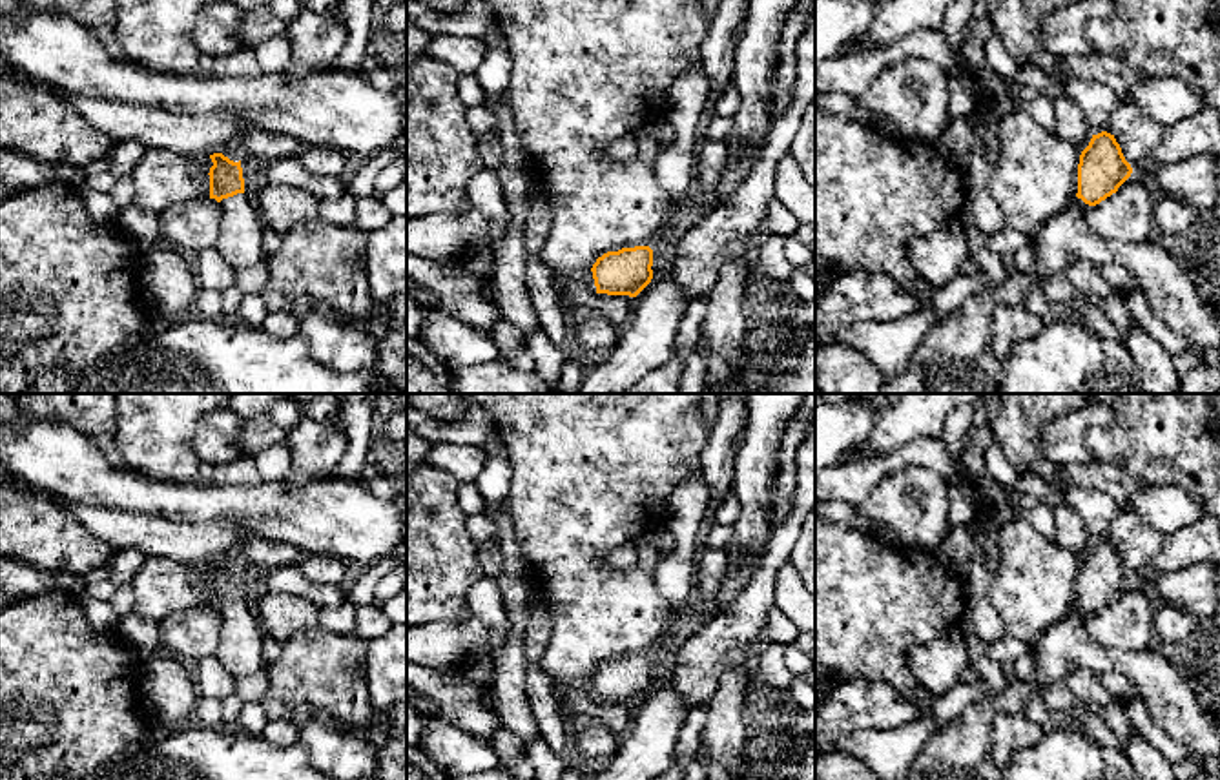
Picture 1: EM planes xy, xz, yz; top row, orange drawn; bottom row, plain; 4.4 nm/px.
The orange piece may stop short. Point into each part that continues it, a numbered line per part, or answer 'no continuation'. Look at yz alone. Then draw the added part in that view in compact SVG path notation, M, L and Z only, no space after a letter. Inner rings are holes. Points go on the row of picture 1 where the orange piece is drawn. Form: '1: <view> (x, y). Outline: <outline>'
1: yz (963, 334). Outline: M1074 199L1061 213L1032 235L1036 270L1008 272L996 288L967 299L956 312L937 319L915 344L899 375L883 394L926 394L925 372L936 361L974 359L990 346L990 326L1001 304L1025 306L1030 290L1045 277L1063 275L1069 262L1081 259L1096 268L1125 266L1140 282L1151 310L1193 346L1220 344L1216 315L1202 303L1185 266L1160 239L1143 242L1107 241L1087 224L1089 204Z

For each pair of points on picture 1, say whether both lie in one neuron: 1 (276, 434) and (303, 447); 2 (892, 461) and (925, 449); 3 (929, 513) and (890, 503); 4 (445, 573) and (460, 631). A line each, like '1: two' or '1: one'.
1: two
2: one
3: one
4: two

